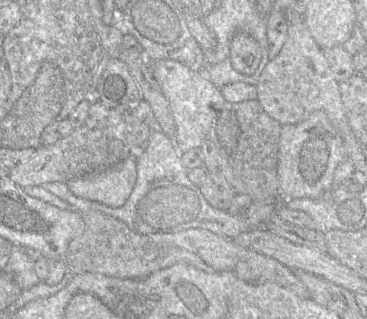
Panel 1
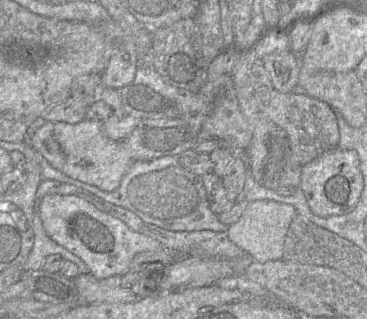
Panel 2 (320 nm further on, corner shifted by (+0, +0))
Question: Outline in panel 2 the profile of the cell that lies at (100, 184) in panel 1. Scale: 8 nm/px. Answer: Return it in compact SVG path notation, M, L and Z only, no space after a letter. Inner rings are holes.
M83 120L76 124L47 122L31 135L31 145L57 170L106 192L119 187L133 162L123 142L106 136L103 121Z

